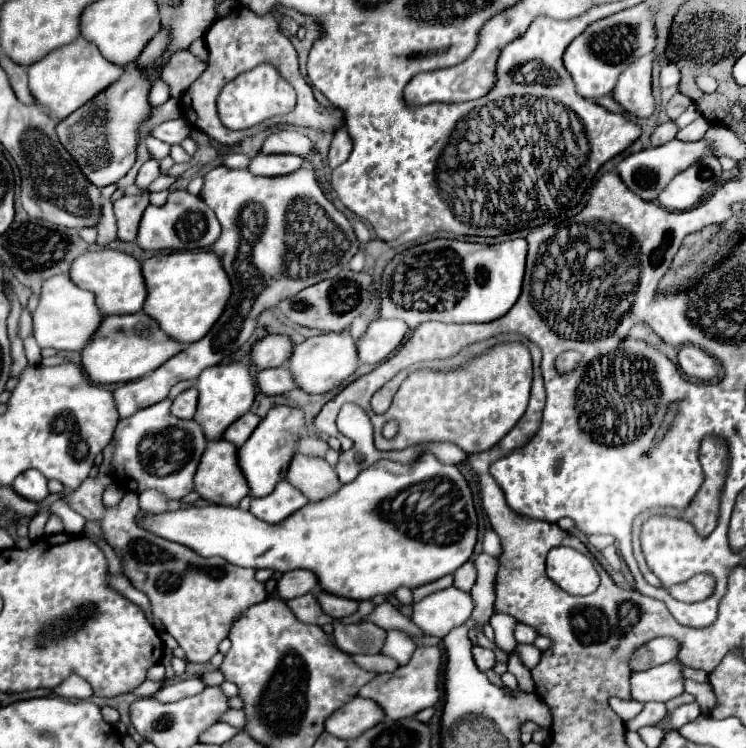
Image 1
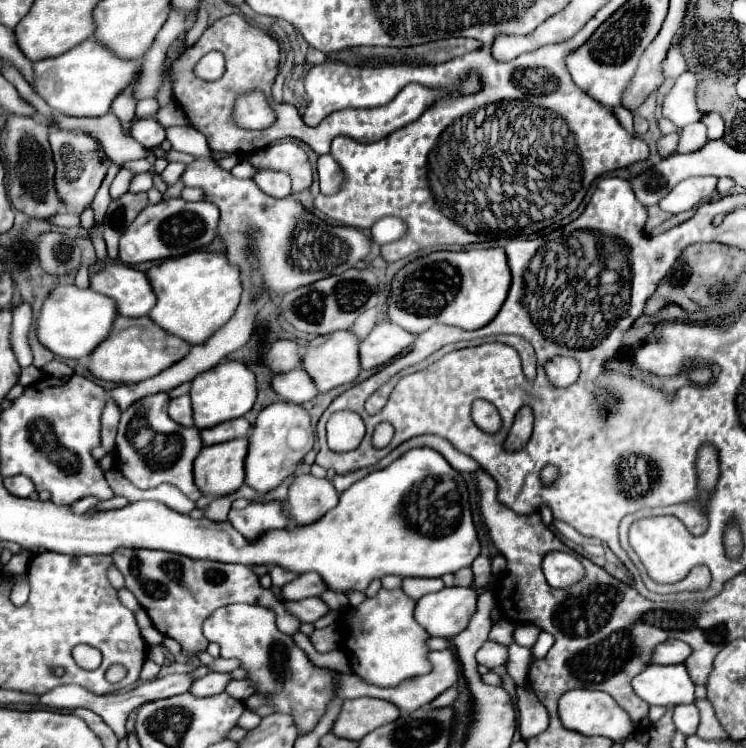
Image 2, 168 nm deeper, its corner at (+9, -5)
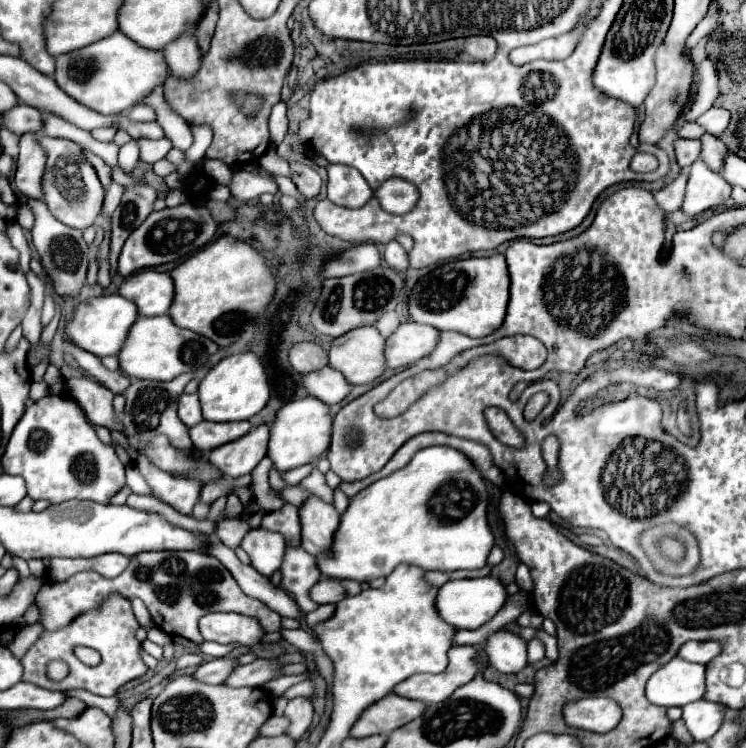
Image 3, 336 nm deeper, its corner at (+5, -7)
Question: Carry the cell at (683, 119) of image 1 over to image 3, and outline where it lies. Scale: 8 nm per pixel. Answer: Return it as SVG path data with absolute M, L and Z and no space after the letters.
M705 59L695 67L695 79L697 89L693 89L691 103L683 113L687 121L695 121L699 115L703 115L707 109L713 107L715 99L719 97L719 77L711 59Z

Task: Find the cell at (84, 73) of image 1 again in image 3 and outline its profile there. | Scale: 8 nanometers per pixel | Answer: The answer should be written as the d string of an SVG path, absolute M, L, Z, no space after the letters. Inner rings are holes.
M115 31L113 35L93 45L59 55L57 71L53 77L57 79L57 85L79 103L103 115L115 115L129 111L133 105L143 101L155 87L163 85L169 77L169 67L161 51L149 51L145 47L139 47L125 33ZM69 67L73 67L75 75L69 73Z

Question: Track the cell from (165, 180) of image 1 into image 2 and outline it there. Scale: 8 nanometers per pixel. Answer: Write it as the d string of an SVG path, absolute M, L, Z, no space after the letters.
M139 173L139 175L135 175L135 179L133 179L129 191L133 191L133 193L141 193L141 191L149 191L151 187L153 187L151 173Z

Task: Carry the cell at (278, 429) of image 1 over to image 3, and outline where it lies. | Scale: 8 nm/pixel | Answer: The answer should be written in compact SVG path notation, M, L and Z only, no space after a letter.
M303 397L297 401L287 403L277 411L277 419L271 425L271 439L269 439L269 457L273 459L279 473L295 469L305 463L313 463L319 459L331 443L333 433L333 415L329 405L321 403L317 397Z

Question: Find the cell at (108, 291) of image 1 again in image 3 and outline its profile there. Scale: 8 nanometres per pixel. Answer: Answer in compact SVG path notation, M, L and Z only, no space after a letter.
M143 269L123 281L119 295L127 297L139 307L139 315L165 315L173 303L175 287L169 273Z

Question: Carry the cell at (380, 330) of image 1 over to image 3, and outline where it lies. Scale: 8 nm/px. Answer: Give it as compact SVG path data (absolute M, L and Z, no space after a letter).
M401 323L399 329L387 339L385 345L385 357L387 367L409 367L415 361L427 357L433 347L437 347L439 331L431 325L421 323Z

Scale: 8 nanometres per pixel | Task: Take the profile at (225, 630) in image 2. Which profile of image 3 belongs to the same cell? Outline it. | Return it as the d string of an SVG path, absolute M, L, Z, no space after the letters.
M209 613L199 619L199 631L205 641L217 643L241 643L253 647L259 643L263 631L257 619L249 619L239 613Z

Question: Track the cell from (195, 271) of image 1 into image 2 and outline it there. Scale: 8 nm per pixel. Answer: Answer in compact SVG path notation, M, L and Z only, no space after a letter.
M195 251L183 257L165 259L145 271L151 283L151 289L157 297L155 307L149 311L149 317L157 321L167 333L199 345L207 341L213 331L217 331L233 315L239 297L241 283L239 271L227 263L225 255L215 255L209 251Z

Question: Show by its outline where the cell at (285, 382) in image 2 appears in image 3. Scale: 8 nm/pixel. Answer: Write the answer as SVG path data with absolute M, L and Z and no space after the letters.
M323 367L319 371L303 375L303 385L309 395L329 405L341 403L351 391L351 385L345 381L345 377L331 367Z

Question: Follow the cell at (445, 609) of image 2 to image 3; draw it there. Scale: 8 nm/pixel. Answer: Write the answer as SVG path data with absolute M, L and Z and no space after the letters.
M477 577L477 579L457 579L447 581L437 595L437 611L439 615L455 625L457 629L479 629L483 623L487 623L507 601L509 593L501 579L497 577Z

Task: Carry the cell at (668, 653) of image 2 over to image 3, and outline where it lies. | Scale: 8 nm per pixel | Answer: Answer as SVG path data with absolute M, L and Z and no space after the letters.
M687 641L679 649L679 657L689 659L693 663L703 663L703 665L709 663L719 653L721 653L721 645L713 643L713 641Z

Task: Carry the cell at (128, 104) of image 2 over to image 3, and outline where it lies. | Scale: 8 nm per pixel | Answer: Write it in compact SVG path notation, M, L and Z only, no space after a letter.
M131 141L131 143L127 143L127 145L123 145L119 149L119 167L121 167L123 173L131 175L133 169L135 169L135 165L137 165L137 161L139 161L137 141Z

